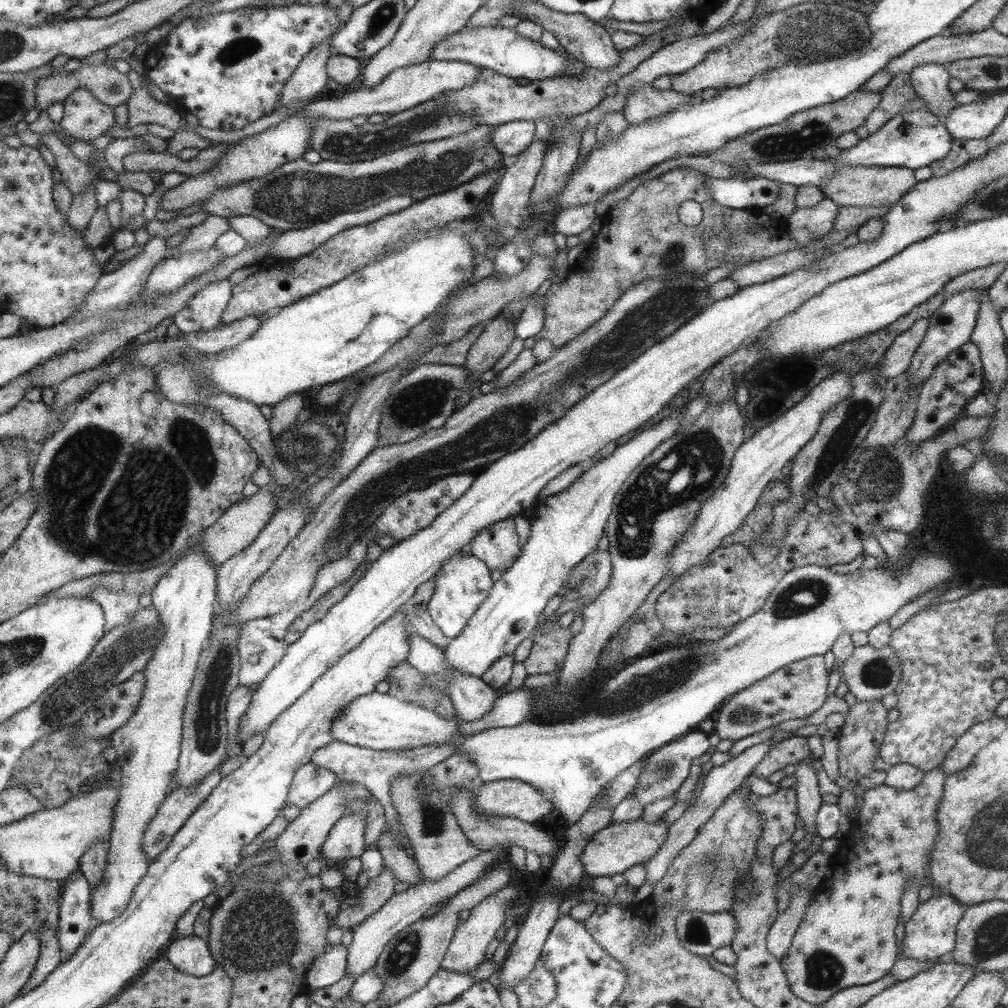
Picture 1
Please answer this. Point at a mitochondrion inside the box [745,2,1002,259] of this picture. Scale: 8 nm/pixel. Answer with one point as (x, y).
(809, 33)

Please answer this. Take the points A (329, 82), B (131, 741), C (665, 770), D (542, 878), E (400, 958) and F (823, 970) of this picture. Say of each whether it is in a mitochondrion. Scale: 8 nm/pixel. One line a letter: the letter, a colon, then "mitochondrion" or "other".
A: other
B: other
C: mitochondrion
D: other
E: mitochondrion
F: mitochondrion

